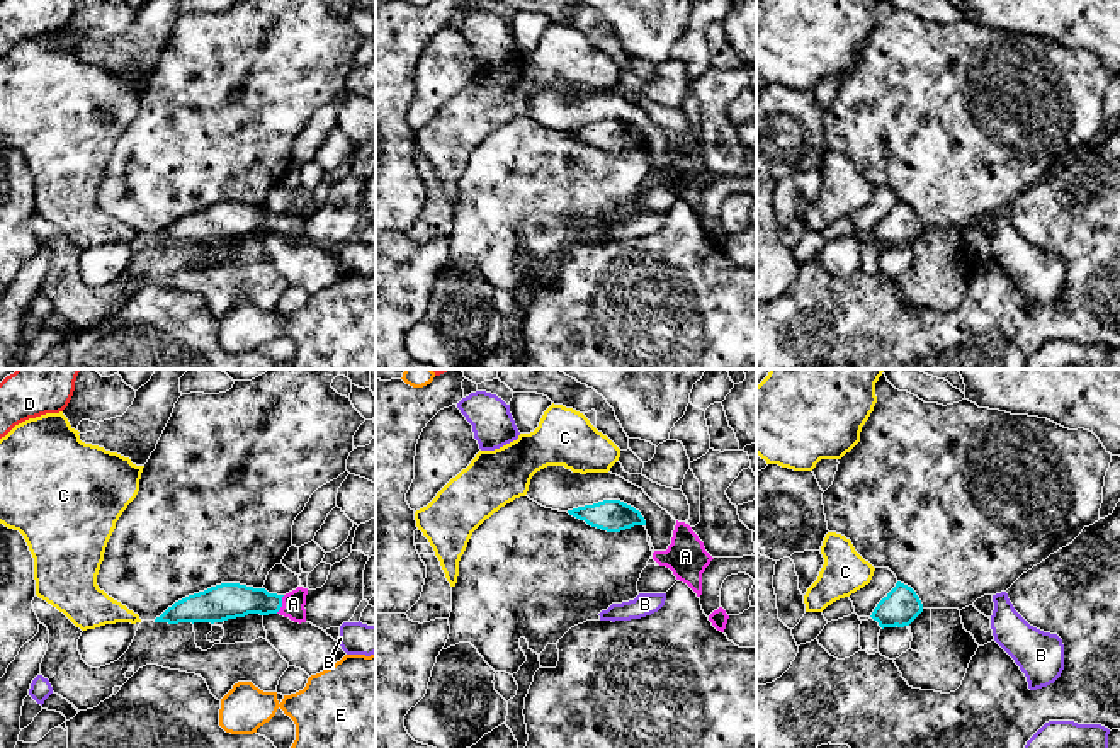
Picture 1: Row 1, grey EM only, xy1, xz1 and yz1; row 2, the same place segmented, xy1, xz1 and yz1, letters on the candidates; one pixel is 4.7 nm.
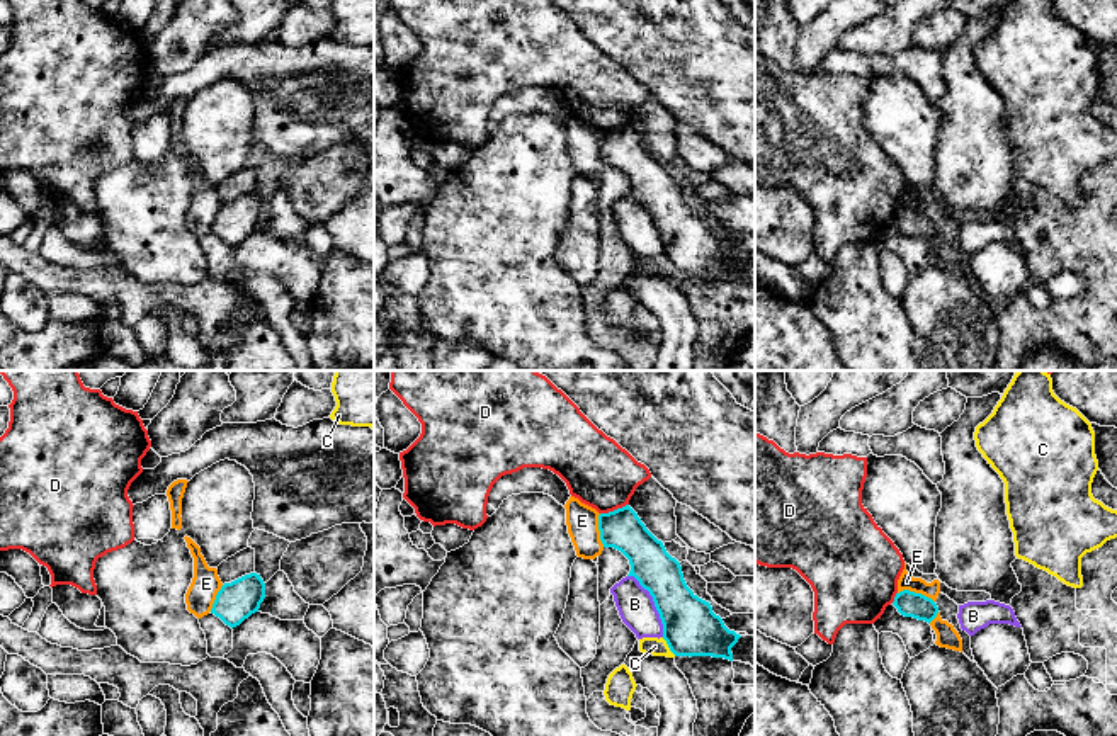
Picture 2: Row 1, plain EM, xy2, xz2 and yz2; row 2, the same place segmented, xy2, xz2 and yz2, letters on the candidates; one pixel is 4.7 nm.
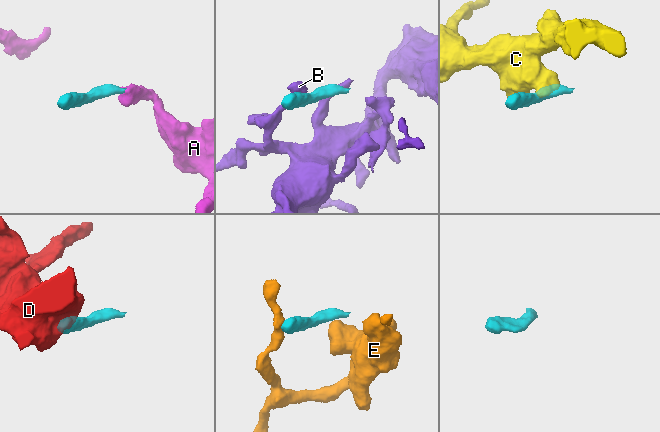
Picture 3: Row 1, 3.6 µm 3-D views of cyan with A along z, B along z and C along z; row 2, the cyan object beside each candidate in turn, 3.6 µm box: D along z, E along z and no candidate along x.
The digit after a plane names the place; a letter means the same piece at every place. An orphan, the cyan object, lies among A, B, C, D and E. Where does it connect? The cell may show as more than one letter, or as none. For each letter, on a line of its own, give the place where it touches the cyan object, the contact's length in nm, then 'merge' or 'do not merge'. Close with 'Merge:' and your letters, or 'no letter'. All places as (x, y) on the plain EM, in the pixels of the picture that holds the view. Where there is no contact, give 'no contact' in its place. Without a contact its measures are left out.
A: meets cyan in xy1 at (281, 223); contact 100 nm long; merge
B: meets cyan in xz2 at (655, 223); contact 340 nm long; do not merge
C: meets cyan in xz2 at (669, 266); contact 110 nm long; do not merge
D: meets cyan in xz2 at (614, 130); contact 140 nm long; do not merge
E: meets cyan in yz2 at (917, 213); contact 180 nm long; do not merge
Merge: A

